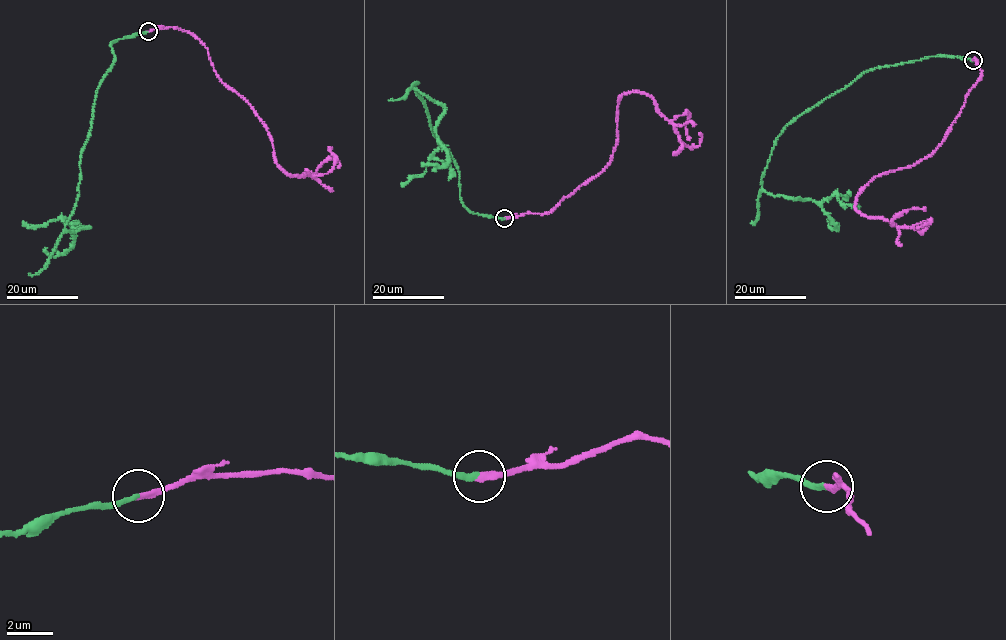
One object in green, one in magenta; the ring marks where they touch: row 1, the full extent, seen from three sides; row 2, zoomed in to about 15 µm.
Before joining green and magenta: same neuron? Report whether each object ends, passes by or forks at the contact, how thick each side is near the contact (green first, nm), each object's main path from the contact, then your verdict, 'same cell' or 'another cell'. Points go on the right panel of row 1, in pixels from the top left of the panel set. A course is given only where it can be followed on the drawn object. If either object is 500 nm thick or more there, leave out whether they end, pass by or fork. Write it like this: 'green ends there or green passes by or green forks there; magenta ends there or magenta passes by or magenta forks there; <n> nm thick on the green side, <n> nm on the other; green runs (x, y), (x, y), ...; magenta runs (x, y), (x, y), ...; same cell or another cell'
green ends there; magenta ends there; 190 nm thick on the green side, 240 nm on the other; green runs (973, 59), (942, 55), (868, 70), (790, 122), (761, 187), (820, 202), (849, 190); magenta runs (973, 59), (982, 73), (940, 145), (875, 177), (855, 204), (898, 226), (931, 221), (916, 228); same cell

